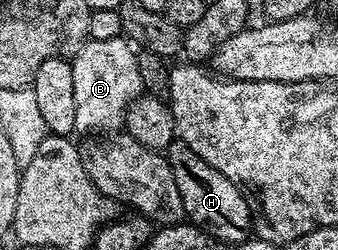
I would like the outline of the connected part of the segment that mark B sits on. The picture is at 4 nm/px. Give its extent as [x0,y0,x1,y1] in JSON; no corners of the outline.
[71,39,144,134]

